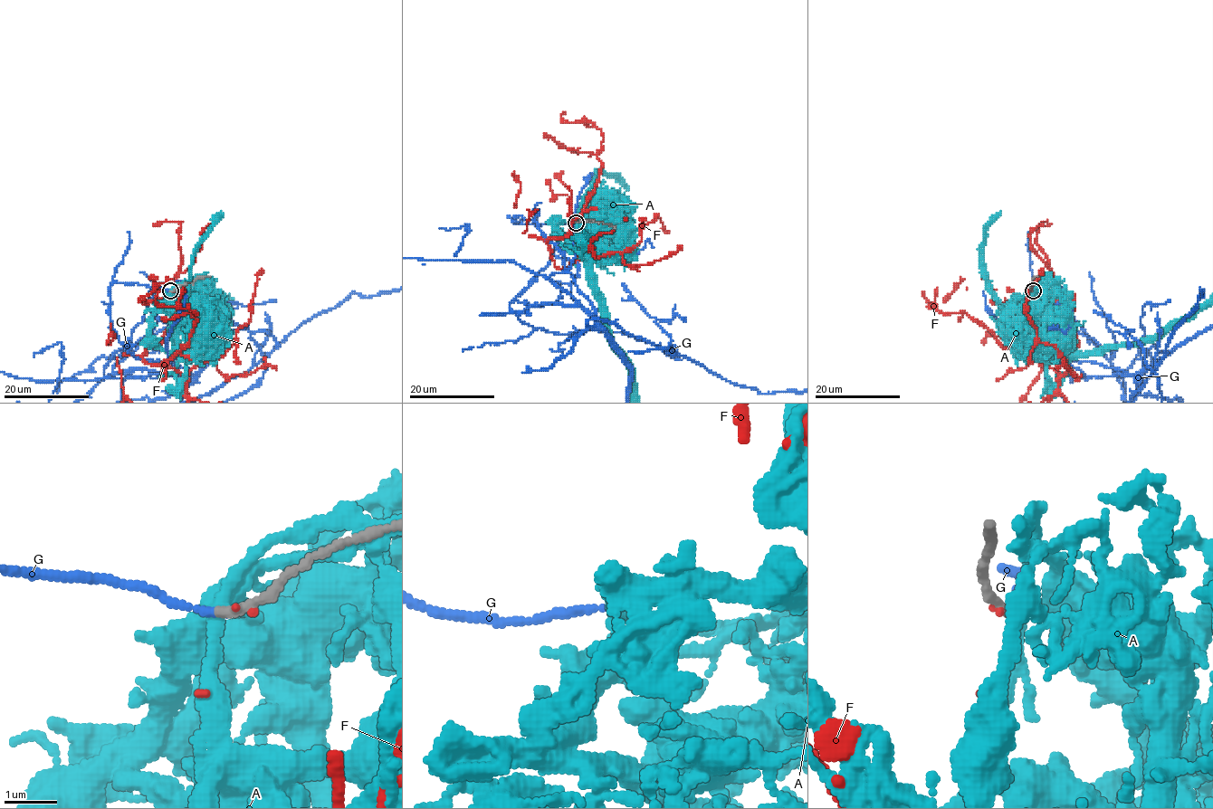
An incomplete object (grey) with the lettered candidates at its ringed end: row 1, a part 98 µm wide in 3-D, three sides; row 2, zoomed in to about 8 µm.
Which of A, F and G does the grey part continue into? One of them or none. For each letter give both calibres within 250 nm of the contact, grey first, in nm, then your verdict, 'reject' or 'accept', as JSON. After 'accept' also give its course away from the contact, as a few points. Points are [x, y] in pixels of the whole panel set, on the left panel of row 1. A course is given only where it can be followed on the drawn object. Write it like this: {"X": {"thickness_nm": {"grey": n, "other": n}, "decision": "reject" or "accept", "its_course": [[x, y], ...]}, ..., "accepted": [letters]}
{"A": {"thickness_nm": {"grey": 170, "other": 220}, "decision": "reject"}, "F": {"thickness_nm": {"grey": 220, "other": 40}, "decision": "reject"}, "G": {"thickness_nm": {"grey": 180, "other": 110}, "decision": "accept", "its_course": [[171, 290], [113, 282], [110, 328], [138, 358], [188, 374]]}, "accepted": ["G"]}

